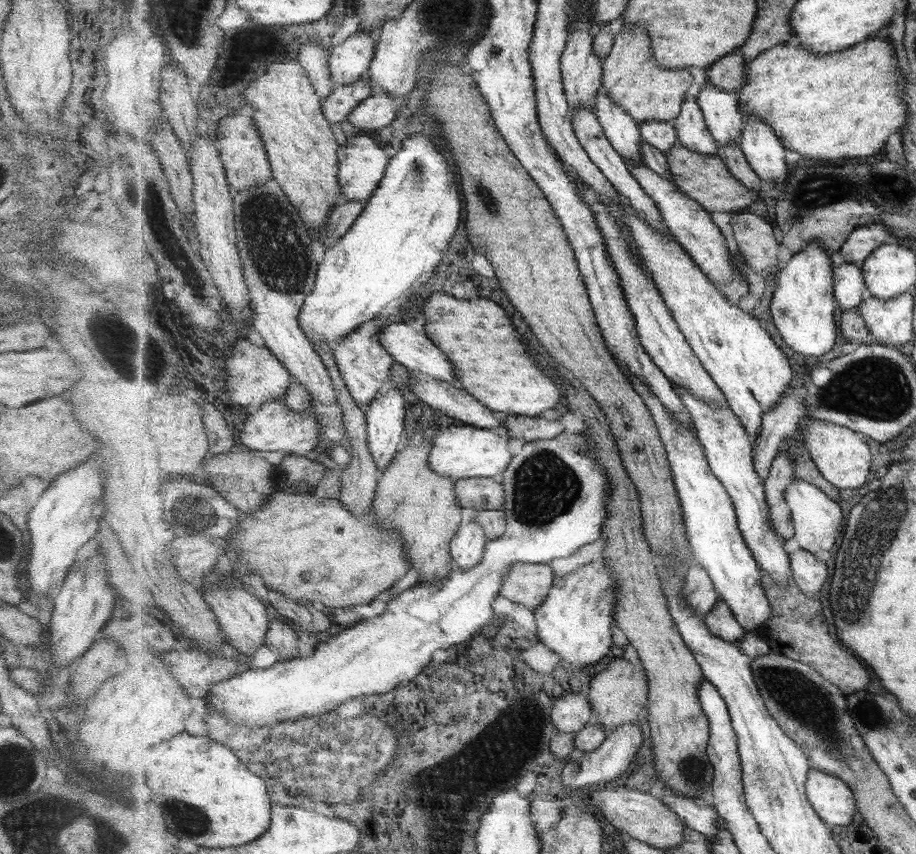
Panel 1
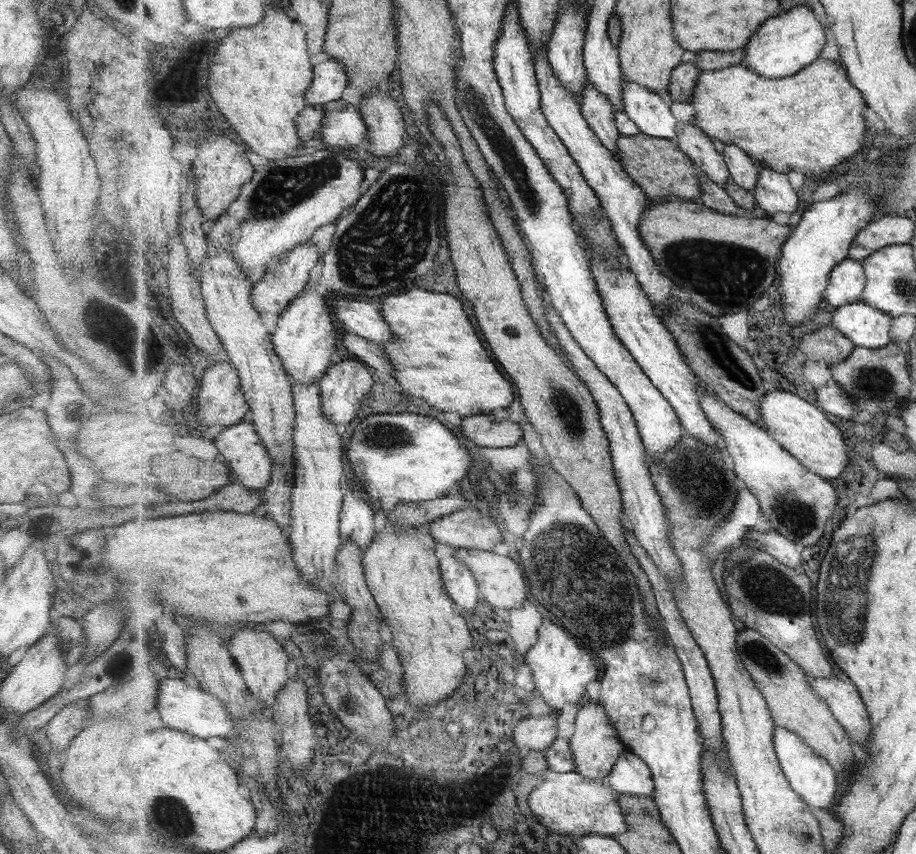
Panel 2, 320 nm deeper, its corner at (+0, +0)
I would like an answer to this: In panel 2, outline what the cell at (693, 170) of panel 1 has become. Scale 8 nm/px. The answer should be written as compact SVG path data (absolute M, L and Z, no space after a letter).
M645 133L631 136L621 134L614 155L654 203L669 202L669 196L677 196L689 202L700 202L704 189L701 187L701 176L704 174L689 155L681 150L676 140Z

